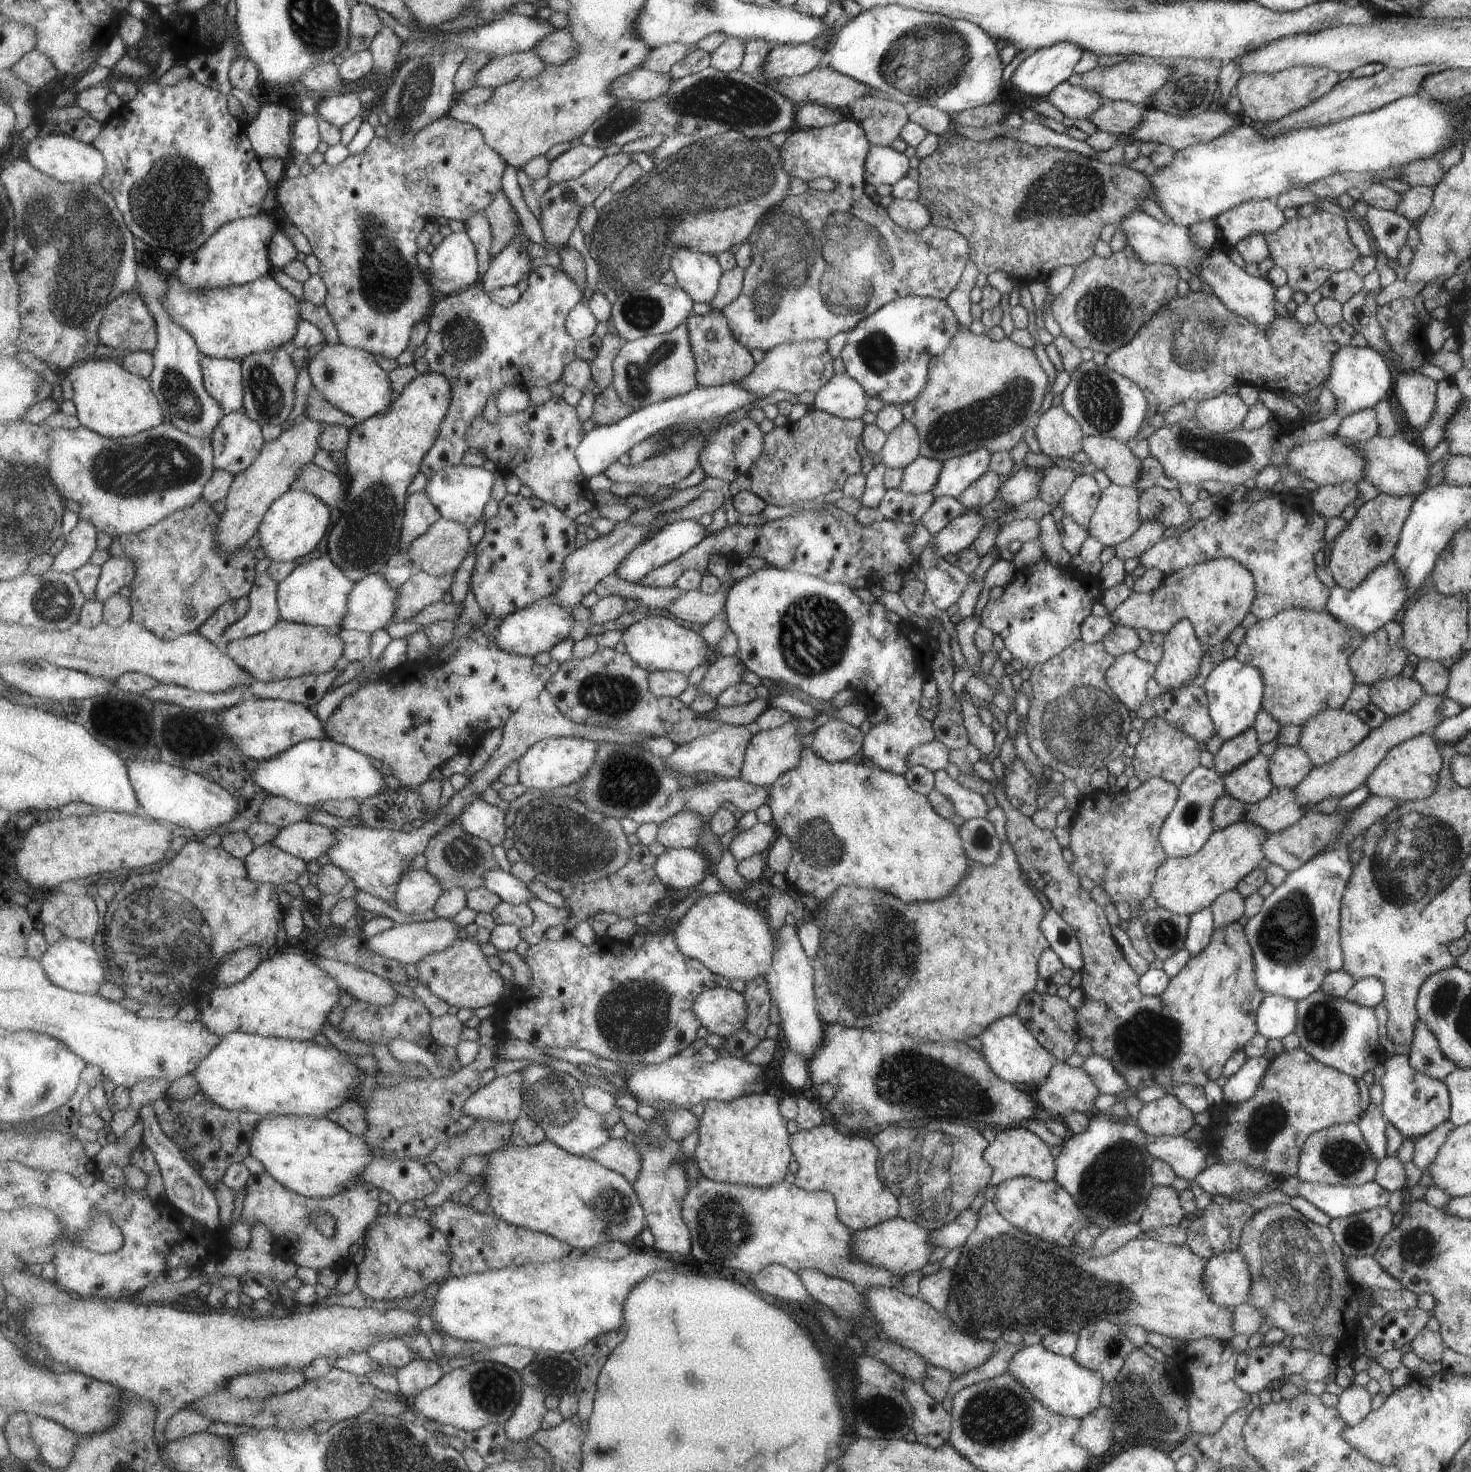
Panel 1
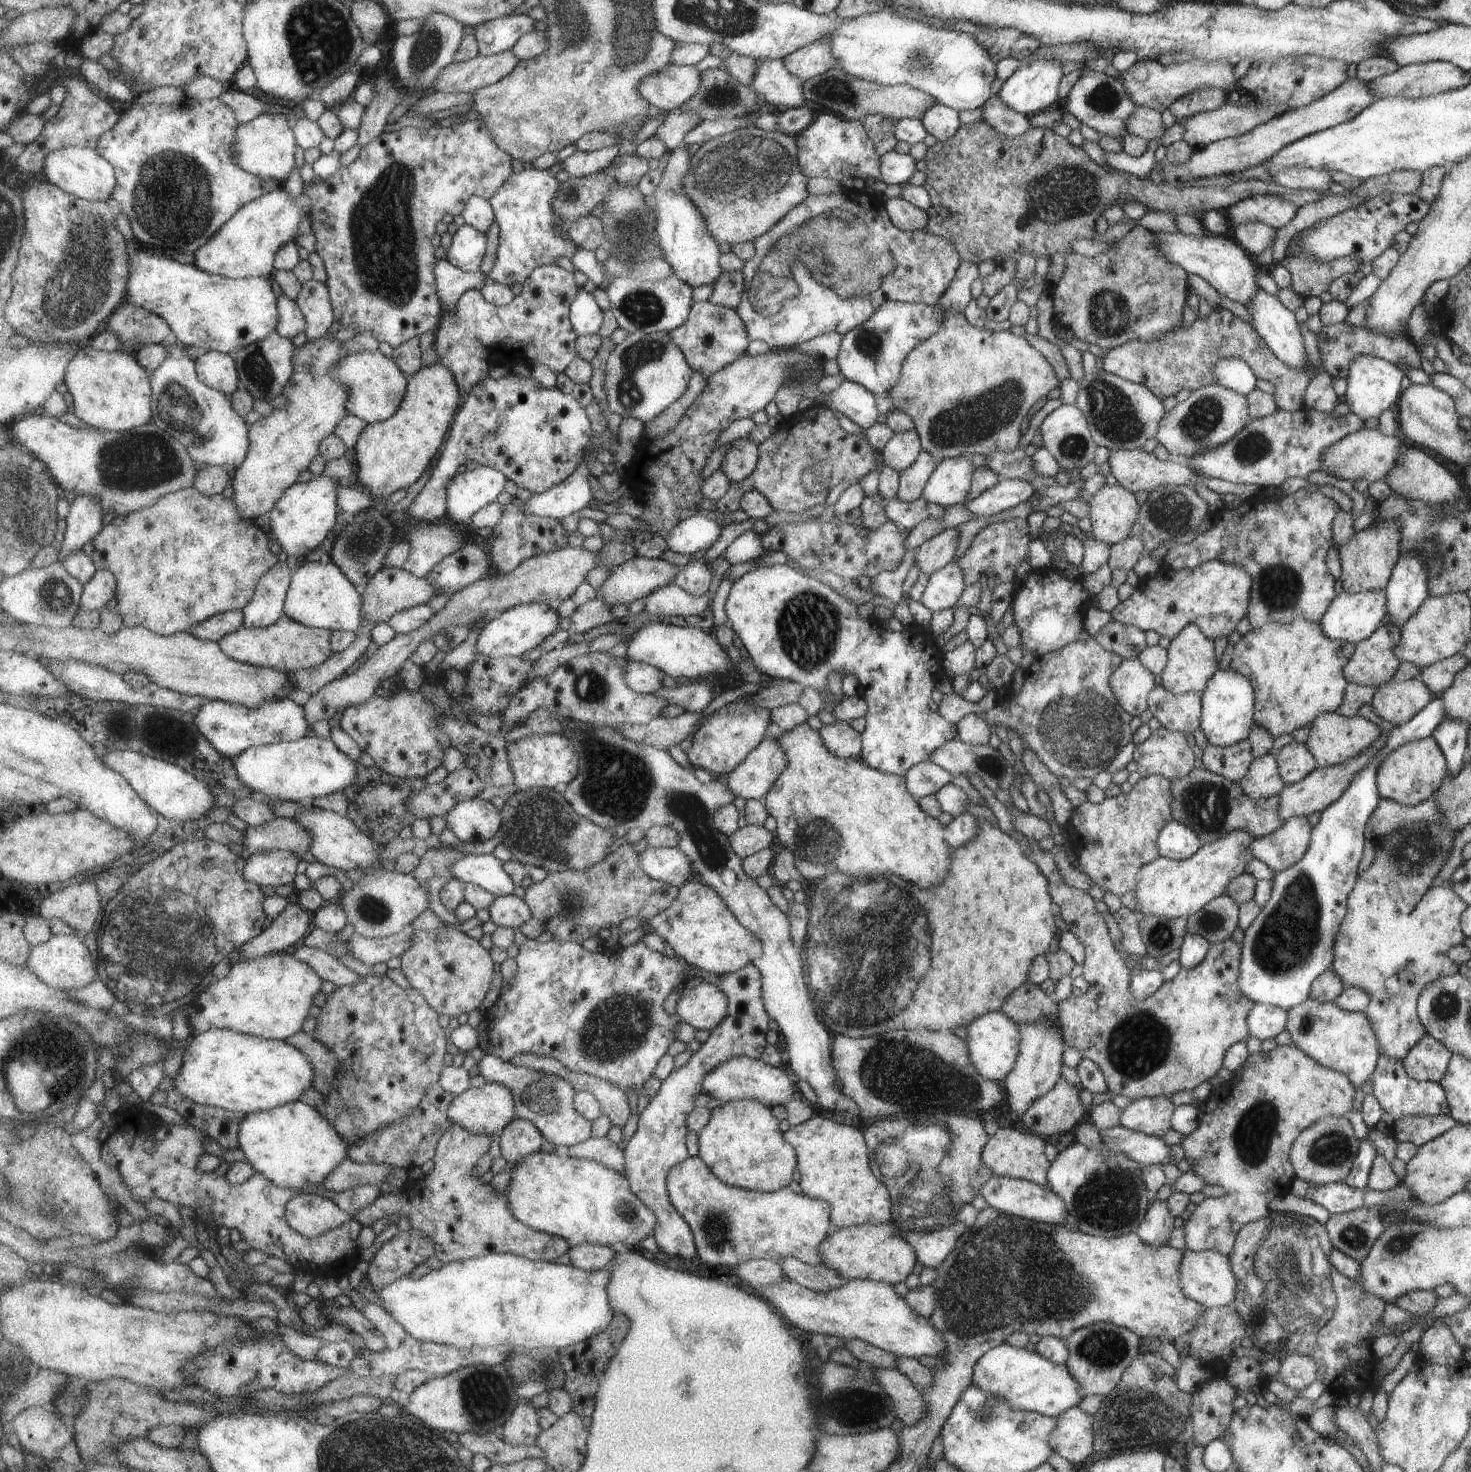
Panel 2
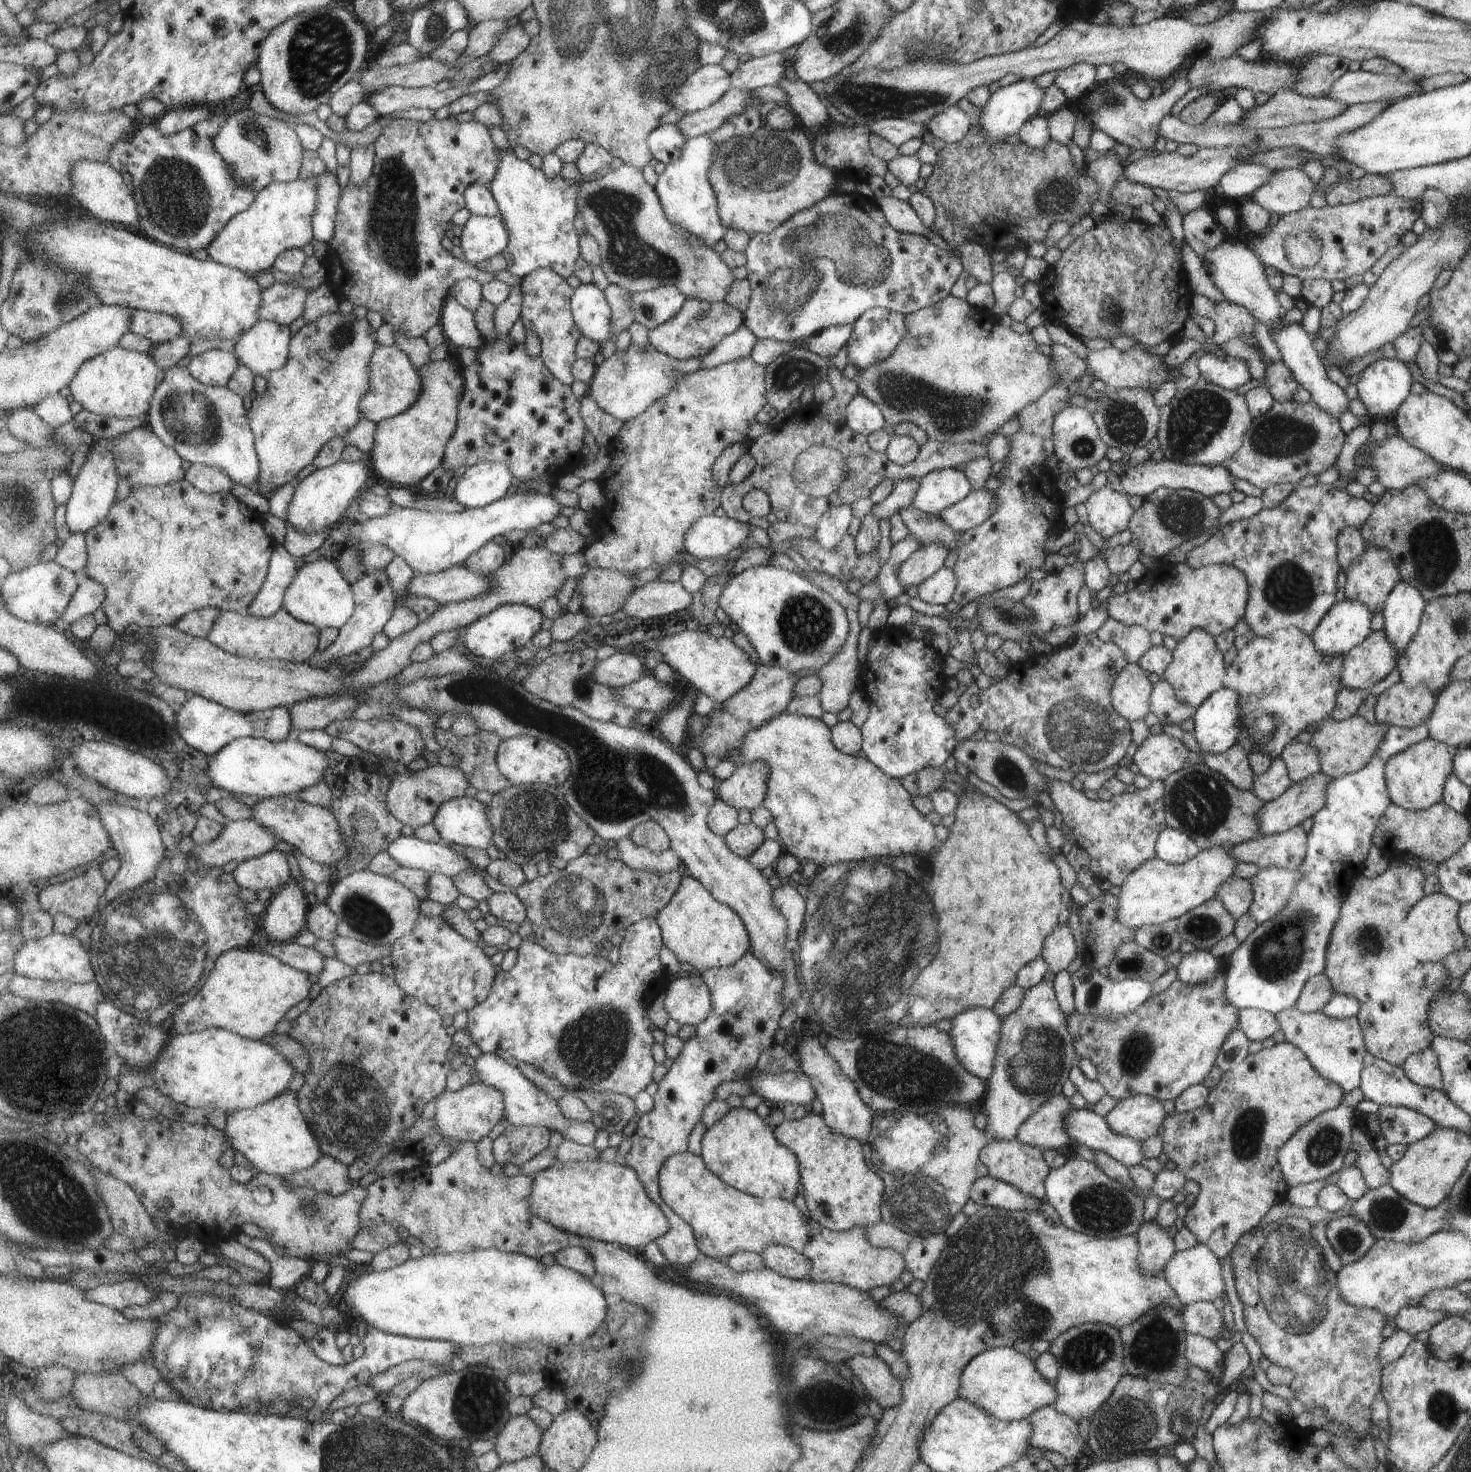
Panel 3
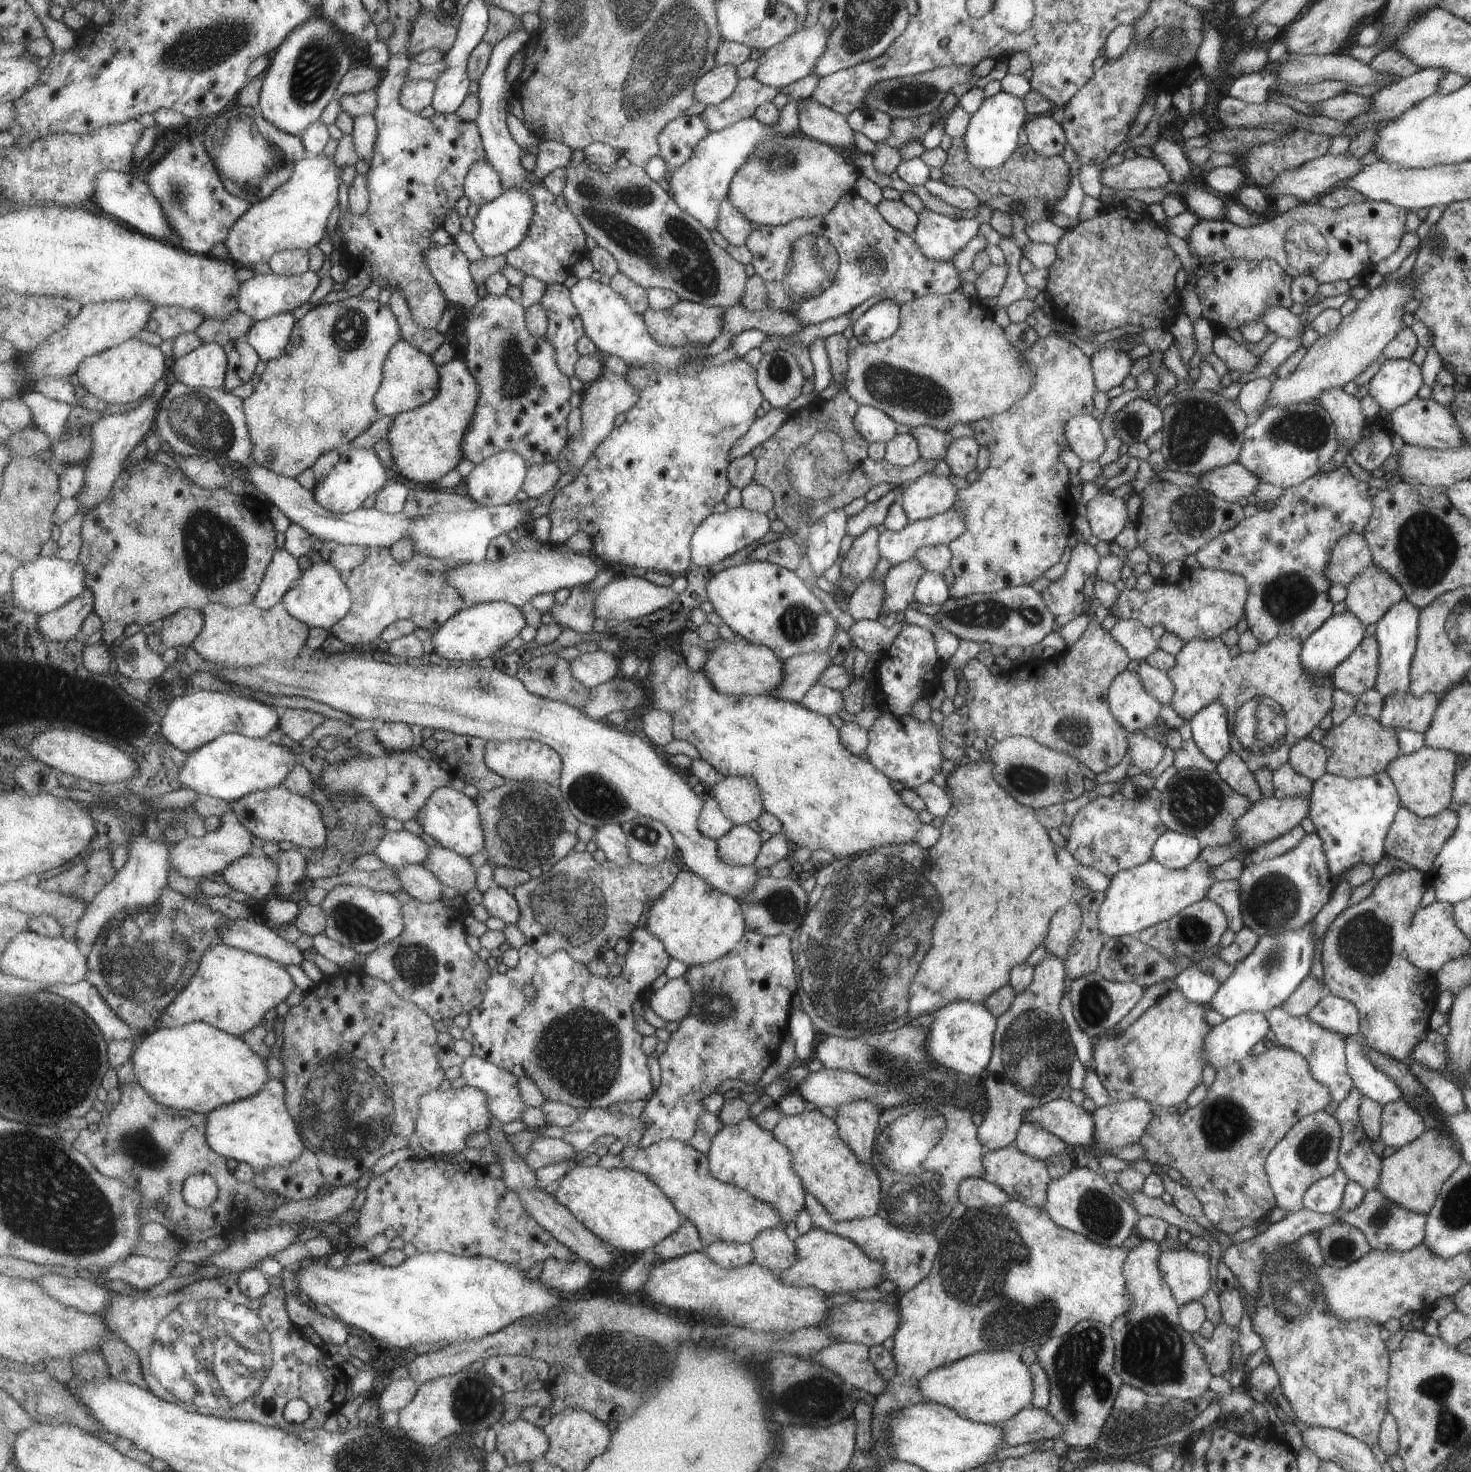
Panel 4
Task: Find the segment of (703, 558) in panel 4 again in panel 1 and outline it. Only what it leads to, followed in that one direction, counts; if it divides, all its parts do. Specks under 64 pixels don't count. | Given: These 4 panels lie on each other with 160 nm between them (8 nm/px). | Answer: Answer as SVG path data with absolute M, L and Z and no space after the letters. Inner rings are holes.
M682 519L669 523L648 541L641 543L634 551L631 551L626 559L621 561L614 574L627 582L640 583L653 569L665 566L669 561L679 558L690 548L697 546L708 533L708 529L701 526L695 519Z

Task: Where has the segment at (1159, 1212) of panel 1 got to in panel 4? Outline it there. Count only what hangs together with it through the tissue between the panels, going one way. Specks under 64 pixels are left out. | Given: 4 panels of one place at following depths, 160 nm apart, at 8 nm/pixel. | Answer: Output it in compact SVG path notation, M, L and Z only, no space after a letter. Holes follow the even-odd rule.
M1140 1239L1122 1266L1131 1306L1110 1324L1115 1346L1113 1367L1123 1385L1150 1395L1193 1400L1209 1390L1207 1383L1212 1374L1194 1334L1188 1333L1178 1321L1178 1303L1158 1269L1161 1254L1157 1242Z

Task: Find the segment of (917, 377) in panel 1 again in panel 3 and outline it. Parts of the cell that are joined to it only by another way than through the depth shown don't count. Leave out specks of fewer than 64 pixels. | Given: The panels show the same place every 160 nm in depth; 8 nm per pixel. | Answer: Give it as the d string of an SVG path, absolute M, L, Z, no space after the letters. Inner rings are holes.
M873 308L861 314L851 325L851 334L846 341L847 359L855 366L857 370L863 370L871 366L873 362L878 362L887 358L895 346L903 339L906 334L906 319L903 314L886 310L885 308Z

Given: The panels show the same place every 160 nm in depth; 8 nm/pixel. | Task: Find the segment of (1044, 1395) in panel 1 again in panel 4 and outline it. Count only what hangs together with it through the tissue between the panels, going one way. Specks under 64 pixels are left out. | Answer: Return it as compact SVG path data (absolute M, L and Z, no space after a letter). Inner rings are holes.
M979 1351L946 1367L939 1367L918 1383L926 1402L945 1405L960 1417L997 1425L1029 1406L1034 1385L1029 1366L1016 1351Z

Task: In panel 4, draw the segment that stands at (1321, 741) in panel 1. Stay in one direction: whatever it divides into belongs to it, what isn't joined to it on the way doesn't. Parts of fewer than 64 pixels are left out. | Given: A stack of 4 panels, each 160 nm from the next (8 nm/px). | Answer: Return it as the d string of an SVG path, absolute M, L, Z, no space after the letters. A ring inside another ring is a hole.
M1351 713L1339 724L1325 731L1322 742L1332 749L1326 762L1326 772L1348 779L1366 777L1385 770L1389 762L1399 756L1396 734L1398 729L1381 726L1375 719Z

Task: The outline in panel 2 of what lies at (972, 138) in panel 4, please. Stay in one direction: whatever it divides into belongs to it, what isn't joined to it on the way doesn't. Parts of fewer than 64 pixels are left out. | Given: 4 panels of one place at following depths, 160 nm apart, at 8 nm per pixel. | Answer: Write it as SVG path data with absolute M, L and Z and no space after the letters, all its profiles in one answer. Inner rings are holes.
M1033 59L1028 63L1021 63L1007 80L1003 81L997 96L1011 110L1026 116L1048 109L1058 104L1058 82L1063 78L1059 59Z

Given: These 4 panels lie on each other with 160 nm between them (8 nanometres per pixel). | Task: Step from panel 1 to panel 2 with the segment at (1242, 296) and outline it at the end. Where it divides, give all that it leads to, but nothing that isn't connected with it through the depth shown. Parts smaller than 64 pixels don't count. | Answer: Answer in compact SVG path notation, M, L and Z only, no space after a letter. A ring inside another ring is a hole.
M1261 288L1254 292L1254 297L1251 297L1250 301L1244 304L1244 307L1250 314L1250 325L1266 341L1266 345L1273 353L1291 367L1306 369L1304 362L1307 361L1307 356L1294 313L1289 312L1275 295L1269 294Z

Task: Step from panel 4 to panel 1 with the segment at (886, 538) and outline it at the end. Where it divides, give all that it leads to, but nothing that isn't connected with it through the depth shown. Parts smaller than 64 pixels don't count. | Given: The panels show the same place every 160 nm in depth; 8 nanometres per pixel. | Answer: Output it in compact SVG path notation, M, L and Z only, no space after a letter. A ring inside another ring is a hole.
M1026 466L1020 468L1003 482L1003 486L999 488L999 498L1002 498L1007 504L1017 506L1031 498L1039 497L1040 480L1039 469L1031 469Z

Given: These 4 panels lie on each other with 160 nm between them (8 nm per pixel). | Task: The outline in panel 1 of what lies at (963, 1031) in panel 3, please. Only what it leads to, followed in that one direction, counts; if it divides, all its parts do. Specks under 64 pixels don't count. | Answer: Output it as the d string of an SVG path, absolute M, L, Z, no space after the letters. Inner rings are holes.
M1015 1015L998 1018L979 1035L983 1058L990 1069L1000 1078L1015 1085L1037 1087L1053 1068L1049 1061L1050 1052L1030 1033L1027 1026Z

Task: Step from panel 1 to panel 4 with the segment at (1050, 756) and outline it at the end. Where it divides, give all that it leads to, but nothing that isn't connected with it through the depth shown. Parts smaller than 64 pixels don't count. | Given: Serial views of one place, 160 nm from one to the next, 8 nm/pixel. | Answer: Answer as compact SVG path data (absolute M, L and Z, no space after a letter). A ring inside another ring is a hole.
M1094 605L1087 610L1089 624L1079 640L1064 651L1055 654L1054 659L1043 660L1035 656L1029 662L1022 662L1011 667L1008 671L1001 671L991 675L986 666L977 661L975 657L968 660L961 668L962 676L967 681L967 692L964 702L951 714L942 718L942 727L939 730L943 739L949 740L957 747L964 749L972 746L977 737L993 737L1000 741L1005 737L1022 736L1035 739L1041 746L1068 753L1071 758L1083 768L1092 770L1094 774L1107 772L1105 760L1109 760L1109 768L1115 766L1121 756L1127 750L1128 730L1125 730L1125 738L1121 726L1117 724L1114 715L1110 713L1107 693L1115 677L1118 676L1129 664L1130 658L1125 648L1101 628L1094 618Z

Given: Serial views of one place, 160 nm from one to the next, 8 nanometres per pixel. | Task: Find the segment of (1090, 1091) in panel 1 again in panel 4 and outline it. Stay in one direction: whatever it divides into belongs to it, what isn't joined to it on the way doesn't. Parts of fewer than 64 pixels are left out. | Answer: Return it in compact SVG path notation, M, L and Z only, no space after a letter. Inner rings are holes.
M1029 1121L1022 1122L1013 1143L1023 1154L1041 1160L1065 1150L1062 1139Z

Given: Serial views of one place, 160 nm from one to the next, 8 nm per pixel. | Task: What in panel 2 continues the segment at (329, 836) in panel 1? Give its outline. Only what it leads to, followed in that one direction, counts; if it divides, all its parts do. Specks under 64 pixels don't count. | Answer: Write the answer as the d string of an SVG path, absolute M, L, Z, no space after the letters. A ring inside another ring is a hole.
M275 817L267 824L245 830L244 841L251 854L259 851L285 849L296 855L307 854L312 847L312 834L299 821Z

